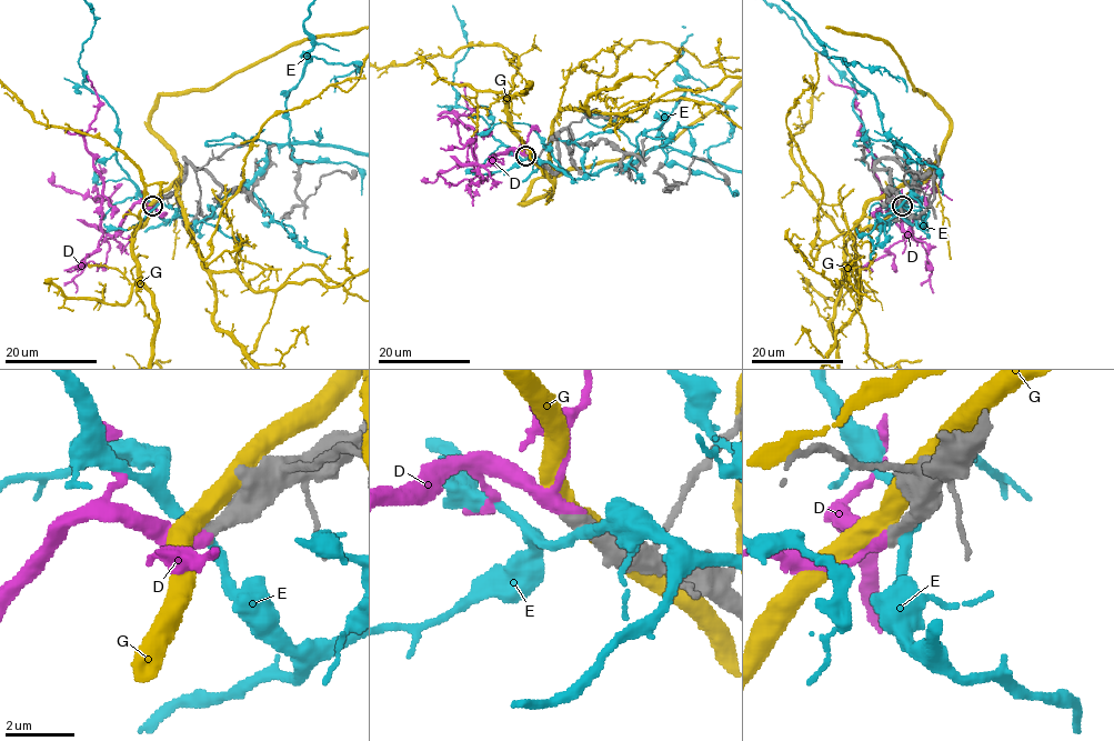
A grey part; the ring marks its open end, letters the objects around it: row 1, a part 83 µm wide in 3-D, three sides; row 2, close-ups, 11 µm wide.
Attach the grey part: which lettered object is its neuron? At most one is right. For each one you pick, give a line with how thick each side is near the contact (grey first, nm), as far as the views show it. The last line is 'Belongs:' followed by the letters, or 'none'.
D: Thickness 480 nm (grey) against 320 nm
Belongs: D

